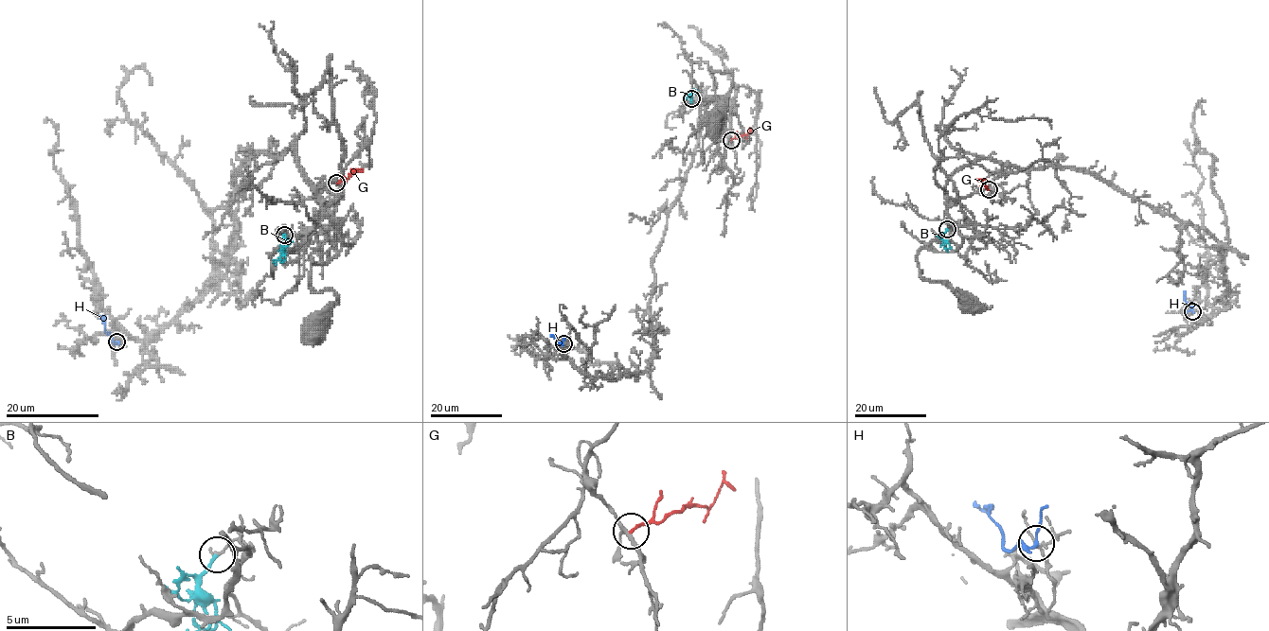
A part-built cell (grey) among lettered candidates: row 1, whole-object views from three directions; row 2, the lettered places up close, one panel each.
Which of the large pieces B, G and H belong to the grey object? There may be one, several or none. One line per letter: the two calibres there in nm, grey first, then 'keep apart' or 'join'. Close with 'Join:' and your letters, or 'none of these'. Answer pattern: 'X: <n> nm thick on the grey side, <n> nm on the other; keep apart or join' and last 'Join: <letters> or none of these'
B: 140 nm thick on the grey side, 200 nm on the other; keep apart
G: 170 nm thick on the grey side, 150 nm on the other; keep apart
H: 130 nm thick on the grey side, 190 nm on the other; keep apart
Join: none of these

